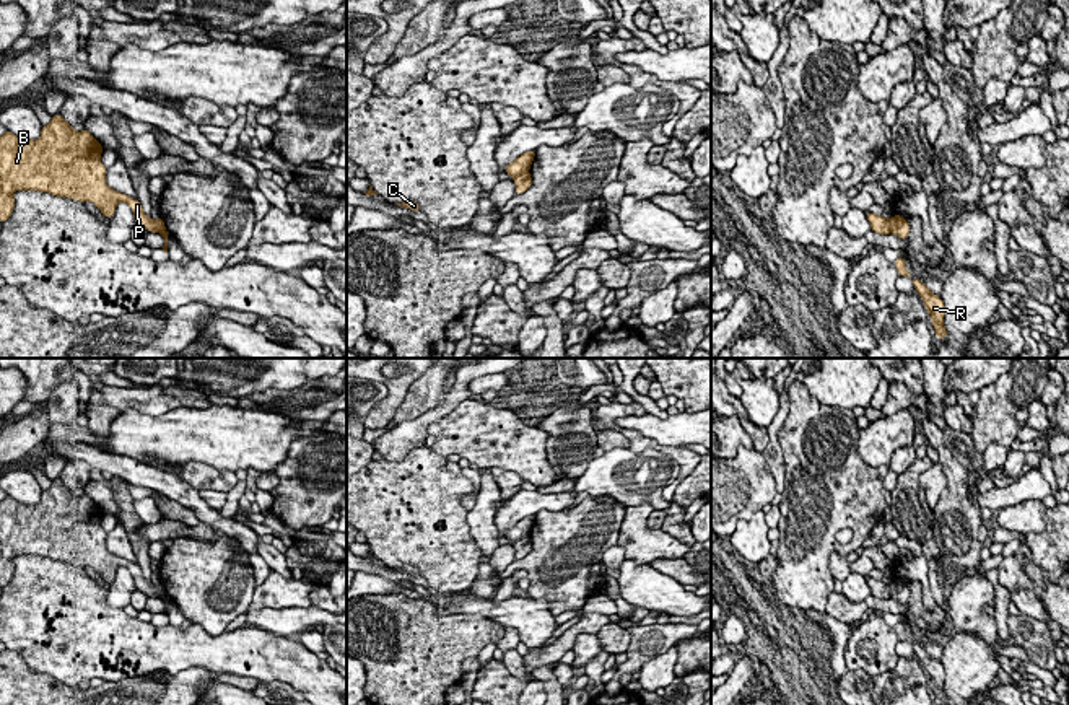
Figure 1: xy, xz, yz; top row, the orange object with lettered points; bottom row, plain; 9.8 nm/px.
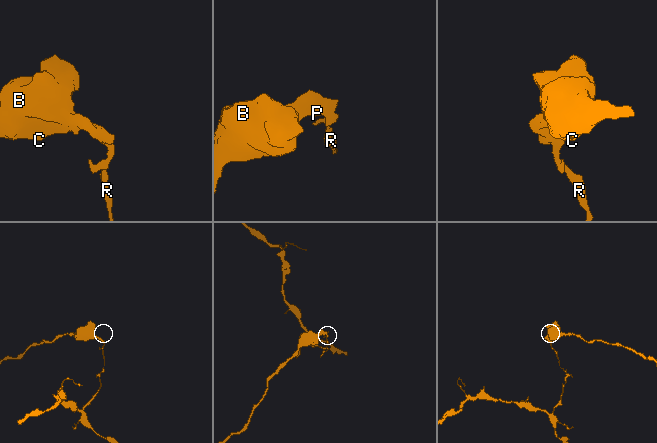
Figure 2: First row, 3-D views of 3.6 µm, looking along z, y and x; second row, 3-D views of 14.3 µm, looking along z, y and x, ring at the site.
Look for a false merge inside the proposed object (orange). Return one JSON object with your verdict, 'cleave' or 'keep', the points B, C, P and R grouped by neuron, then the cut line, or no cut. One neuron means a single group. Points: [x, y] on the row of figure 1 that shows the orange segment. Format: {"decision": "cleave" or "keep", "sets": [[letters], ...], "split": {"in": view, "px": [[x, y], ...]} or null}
{"decision": "cleave", "sets": [["B", "C", "P"], ["R"]], "split": {"in": "xz", "px": [[527, 171], [514, 178]]}}

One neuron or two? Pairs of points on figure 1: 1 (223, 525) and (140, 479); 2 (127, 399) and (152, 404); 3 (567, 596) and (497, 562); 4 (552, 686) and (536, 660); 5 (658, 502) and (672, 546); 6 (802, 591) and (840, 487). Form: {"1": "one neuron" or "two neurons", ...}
{"1": "one neuron", "2": "one neuron", "3": "two neurons", "4": "two neurons", "5": "two neurons", "6": "one neuron"}

